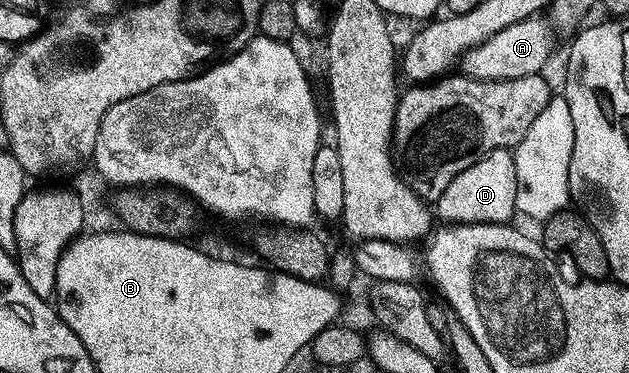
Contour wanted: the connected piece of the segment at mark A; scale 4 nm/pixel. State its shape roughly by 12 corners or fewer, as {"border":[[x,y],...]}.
{"border":[[531,17],[467,51],[461,74],[504,81],[537,75],[552,28]]}

